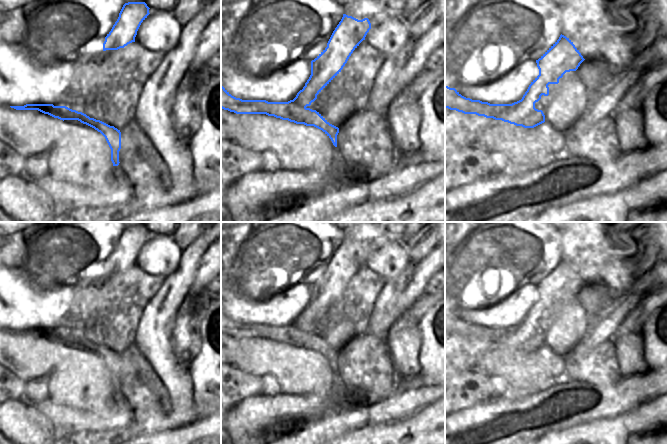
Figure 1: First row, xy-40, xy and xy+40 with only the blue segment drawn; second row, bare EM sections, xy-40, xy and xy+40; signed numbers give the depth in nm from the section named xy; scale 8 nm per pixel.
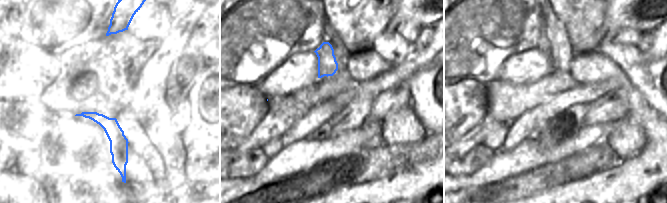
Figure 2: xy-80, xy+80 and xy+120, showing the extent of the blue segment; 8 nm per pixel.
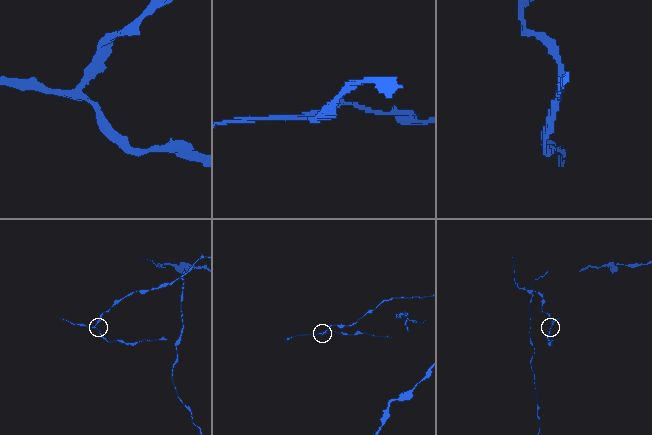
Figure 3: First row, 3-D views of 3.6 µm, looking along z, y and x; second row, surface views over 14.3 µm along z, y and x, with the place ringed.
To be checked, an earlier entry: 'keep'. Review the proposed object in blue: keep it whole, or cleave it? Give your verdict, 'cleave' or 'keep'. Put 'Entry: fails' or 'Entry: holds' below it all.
cleave
Entry: fails

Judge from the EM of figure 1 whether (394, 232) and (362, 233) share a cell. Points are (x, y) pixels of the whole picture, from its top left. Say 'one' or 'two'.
one

